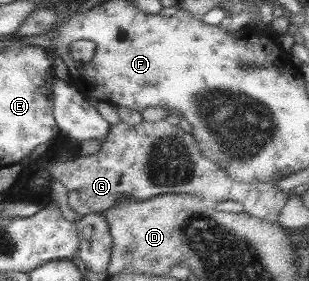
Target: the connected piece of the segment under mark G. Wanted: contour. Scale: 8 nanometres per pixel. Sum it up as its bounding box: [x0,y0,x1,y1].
[45,121,289,222]

